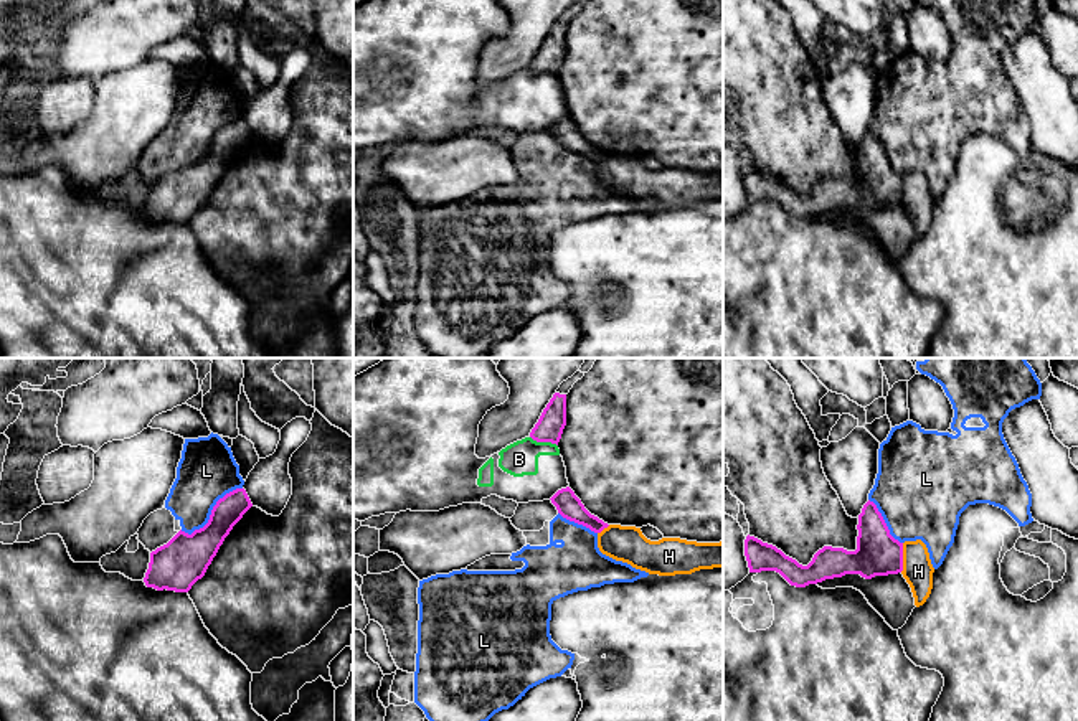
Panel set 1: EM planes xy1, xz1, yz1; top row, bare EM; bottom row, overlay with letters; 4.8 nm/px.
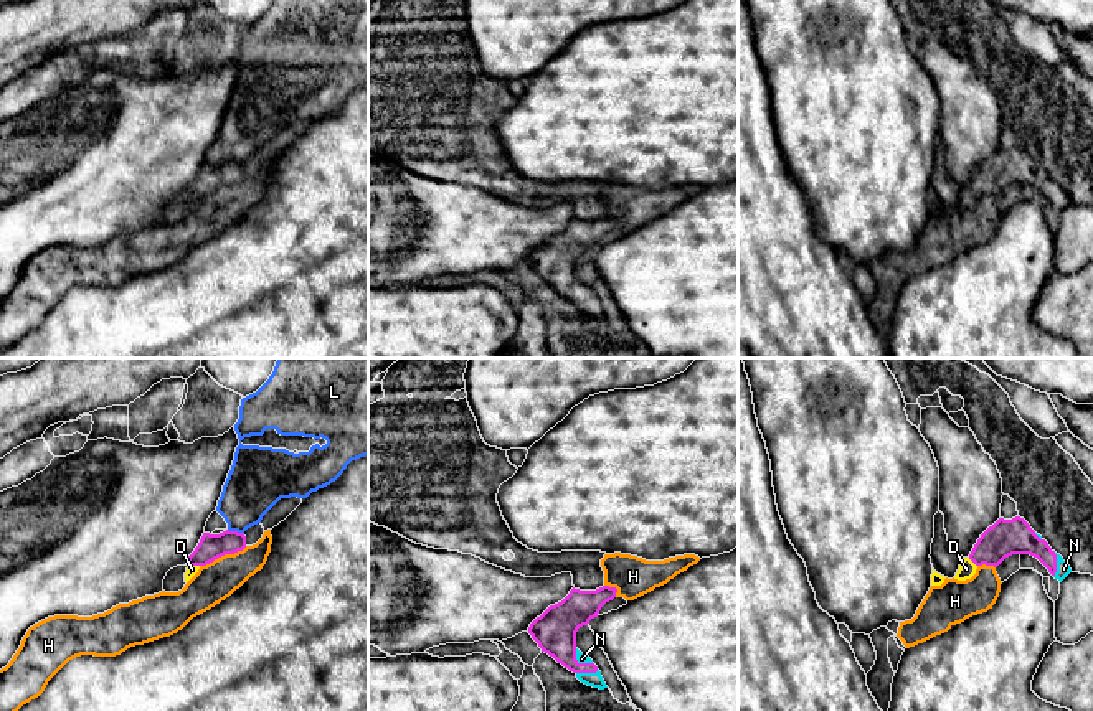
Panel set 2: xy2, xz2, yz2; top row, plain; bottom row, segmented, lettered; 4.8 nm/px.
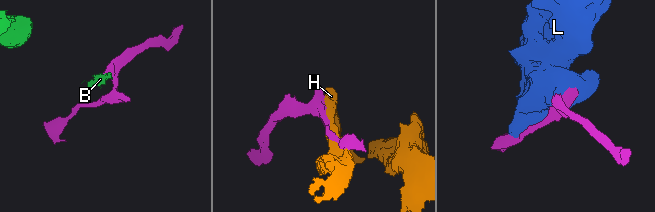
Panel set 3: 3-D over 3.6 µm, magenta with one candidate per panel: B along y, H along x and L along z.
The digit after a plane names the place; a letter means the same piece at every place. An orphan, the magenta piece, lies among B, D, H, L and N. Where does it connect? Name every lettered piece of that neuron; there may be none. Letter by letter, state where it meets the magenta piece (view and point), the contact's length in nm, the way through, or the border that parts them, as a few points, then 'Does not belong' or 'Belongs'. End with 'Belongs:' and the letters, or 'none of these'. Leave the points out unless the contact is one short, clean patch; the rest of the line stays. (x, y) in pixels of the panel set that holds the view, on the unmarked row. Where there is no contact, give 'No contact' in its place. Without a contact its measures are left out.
B: Touches magenta at xz1 (543, 71). Shared border 140 nm. Boundary: xz1 (530, 66), (540, 73), (553, 73), (557, 76). Does not belong
D: Touches magenta at yz2 (973, 192). Shared border 60 nm. Path across: yz2 (1004, 169), (973, 192), (966, 200). Belongs
H: Touches magenta at xy2 (223, 185). Shared border 260 nm. Does not belong
L: Touches magenta at xy1 (212, 144). Shared border 360 nm. Does not belong
N: Touches magenta at yz2 (1055, 195). Shared border 120 nm. Path across: yz2 (1012, 167), (1032, 174), (1055, 195), (1064, 200). Belongs
Belongs: D, N

